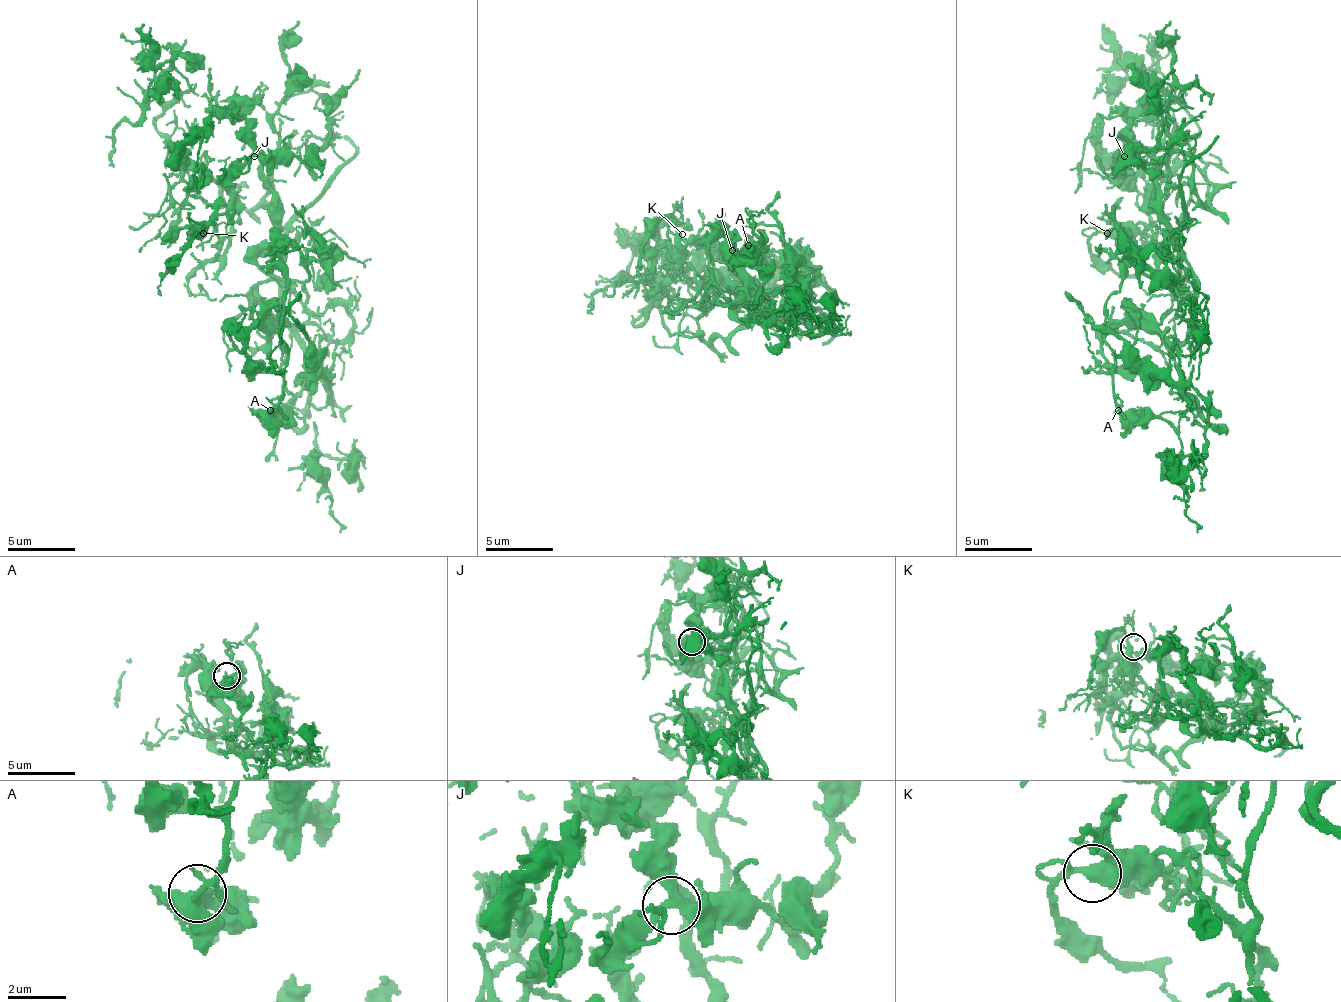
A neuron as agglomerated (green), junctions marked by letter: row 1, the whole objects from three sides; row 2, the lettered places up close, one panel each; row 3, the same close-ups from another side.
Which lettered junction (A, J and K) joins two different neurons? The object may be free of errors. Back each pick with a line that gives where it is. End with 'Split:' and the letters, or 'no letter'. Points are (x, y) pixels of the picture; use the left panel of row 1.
Split: no letter

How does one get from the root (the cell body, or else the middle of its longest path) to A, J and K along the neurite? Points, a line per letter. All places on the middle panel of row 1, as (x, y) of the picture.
A: (756, 304), (786, 284), (786, 261), (759, 244), (766, 247), (759, 230), (766, 240), (749, 244)
J: (756, 304), (752, 308), (759, 311), (762, 301), (729, 267), (729, 254), (732, 250)
K: (756, 304), (749, 287), (756, 311), (732, 334), (705, 338), (712, 284), (682, 234)

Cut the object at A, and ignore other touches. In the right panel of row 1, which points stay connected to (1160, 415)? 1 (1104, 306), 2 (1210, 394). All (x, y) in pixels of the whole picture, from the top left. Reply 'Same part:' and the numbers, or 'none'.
Same part: 2

